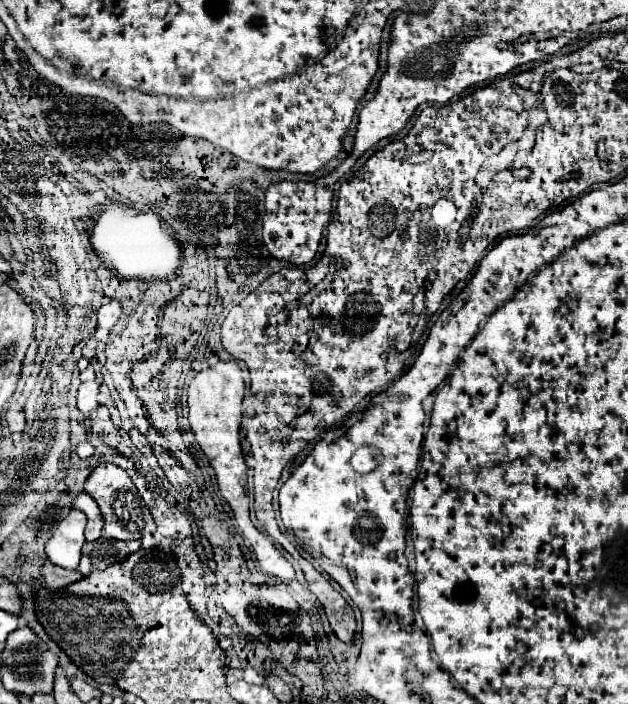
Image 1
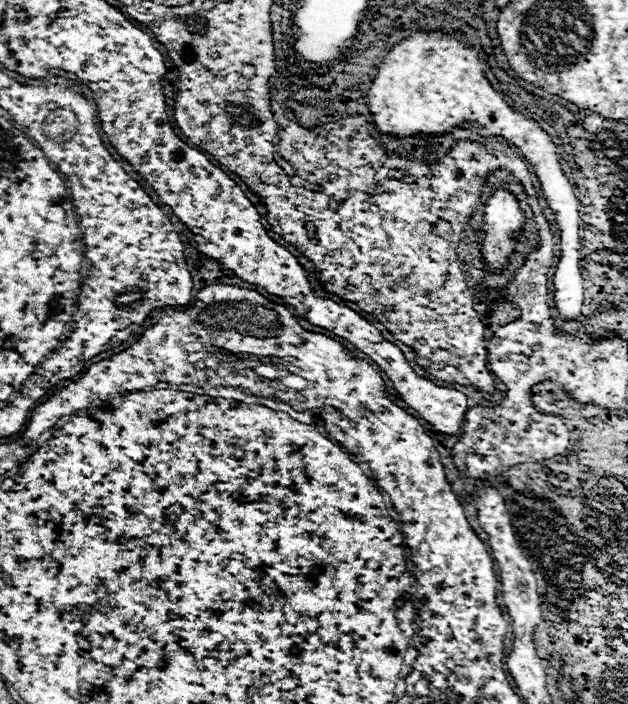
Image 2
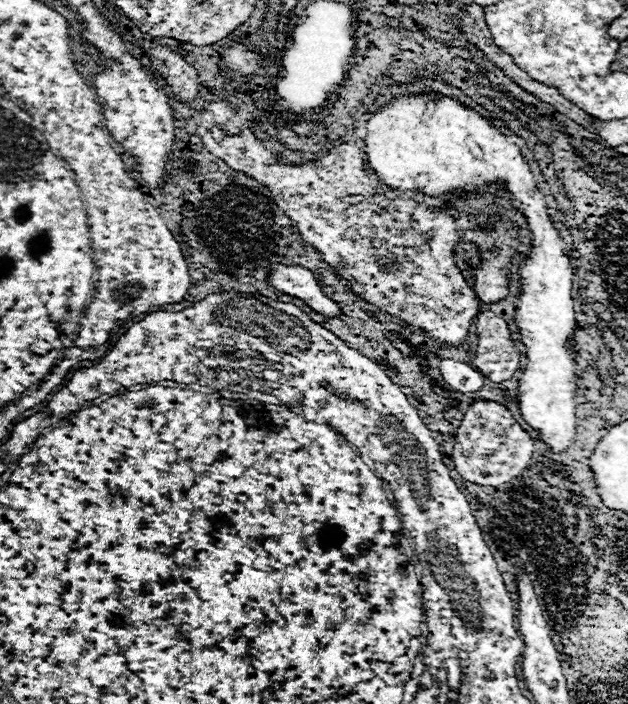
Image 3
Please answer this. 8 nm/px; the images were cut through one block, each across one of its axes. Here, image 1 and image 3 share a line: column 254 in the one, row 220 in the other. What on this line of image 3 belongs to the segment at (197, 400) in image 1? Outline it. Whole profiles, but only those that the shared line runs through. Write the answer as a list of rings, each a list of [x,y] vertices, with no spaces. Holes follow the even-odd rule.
[[[408,92],[398,94],[384,106],[380,106],[368,120],[366,134],[366,154],[368,166],[374,174],[394,190],[410,190],[410,192],[428,192],[428,194],[454,194],[458,190],[474,190],[482,188],[490,182],[500,182],[508,186],[510,200],[514,208],[520,210],[530,226],[530,242],[532,252],[520,262],[520,294],[518,294],[518,314],[516,324],[522,336],[522,344],[526,346],[528,364],[518,382],[518,408],[522,418],[542,436],[542,440],[554,450],[566,450],[574,440],[574,378],[576,378],[576,352],[568,352],[566,344],[572,344],[572,336],[576,332],[576,312],[572,300],[572,276],[574,266],[568,258],[566,242],[560,232],[554,228],[554,220],[548,214],[546,196],[538,188],[538,180],[530,170],[530,164],[522,156],[516,142],[502,134],[496,126],[492,126],[480,112],[464,106],[458,98],[444,94],[428,94],[428,92]]]

